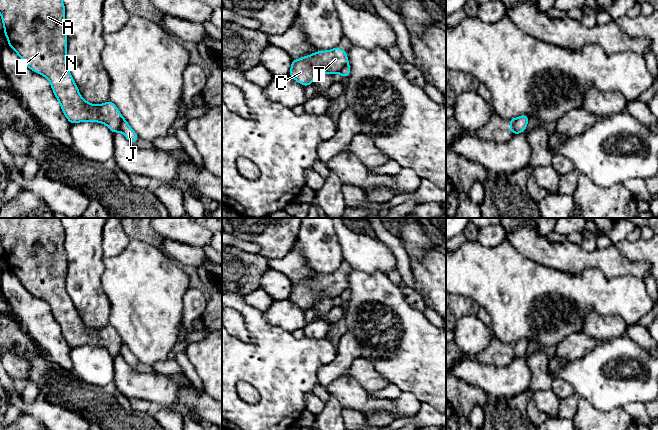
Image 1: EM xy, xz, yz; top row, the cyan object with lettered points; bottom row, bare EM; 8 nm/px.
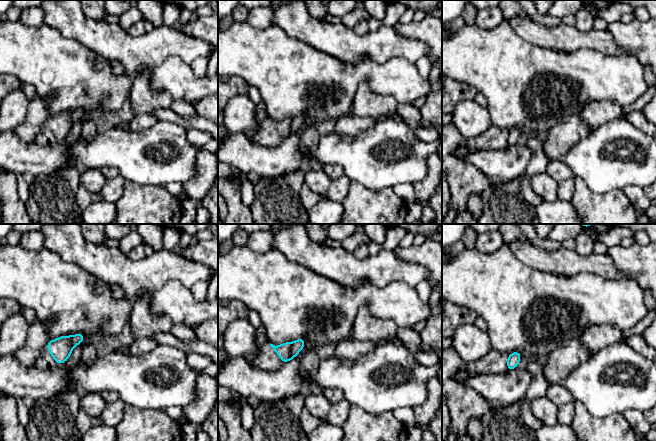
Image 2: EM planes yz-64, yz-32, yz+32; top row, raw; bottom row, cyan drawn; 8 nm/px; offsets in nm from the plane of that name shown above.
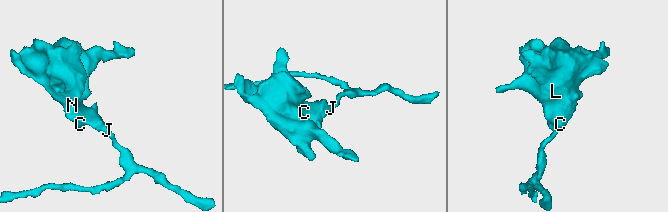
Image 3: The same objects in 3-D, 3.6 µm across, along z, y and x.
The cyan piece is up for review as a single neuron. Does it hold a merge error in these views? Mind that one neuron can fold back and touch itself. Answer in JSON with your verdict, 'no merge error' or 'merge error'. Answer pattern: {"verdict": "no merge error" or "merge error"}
{"verdict": "merge error"}

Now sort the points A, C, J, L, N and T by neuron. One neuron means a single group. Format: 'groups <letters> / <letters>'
groups A C L N T / J

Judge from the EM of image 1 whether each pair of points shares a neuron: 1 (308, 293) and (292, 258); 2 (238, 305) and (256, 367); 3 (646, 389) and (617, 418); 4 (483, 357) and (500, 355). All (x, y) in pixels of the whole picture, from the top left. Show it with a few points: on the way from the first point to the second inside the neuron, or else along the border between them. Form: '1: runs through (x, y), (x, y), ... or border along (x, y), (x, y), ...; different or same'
1: border along (317, 275), (293, 283); different
2: runs through (254, 320), (260, 328), (260, 351); same
3: border along (622, 406), (599, 410); different
4: runs through (487, 357), (496, 355); same

